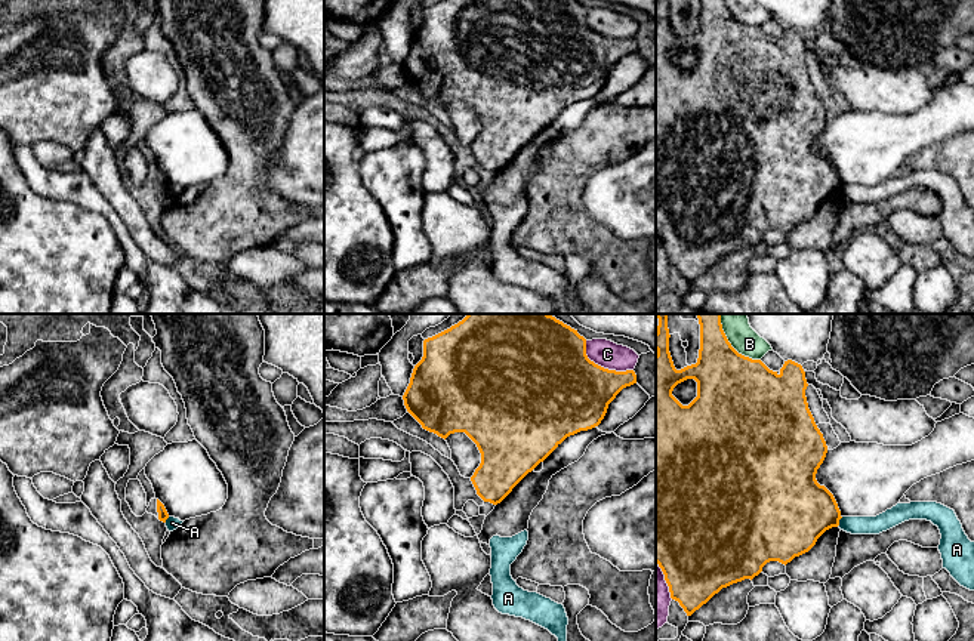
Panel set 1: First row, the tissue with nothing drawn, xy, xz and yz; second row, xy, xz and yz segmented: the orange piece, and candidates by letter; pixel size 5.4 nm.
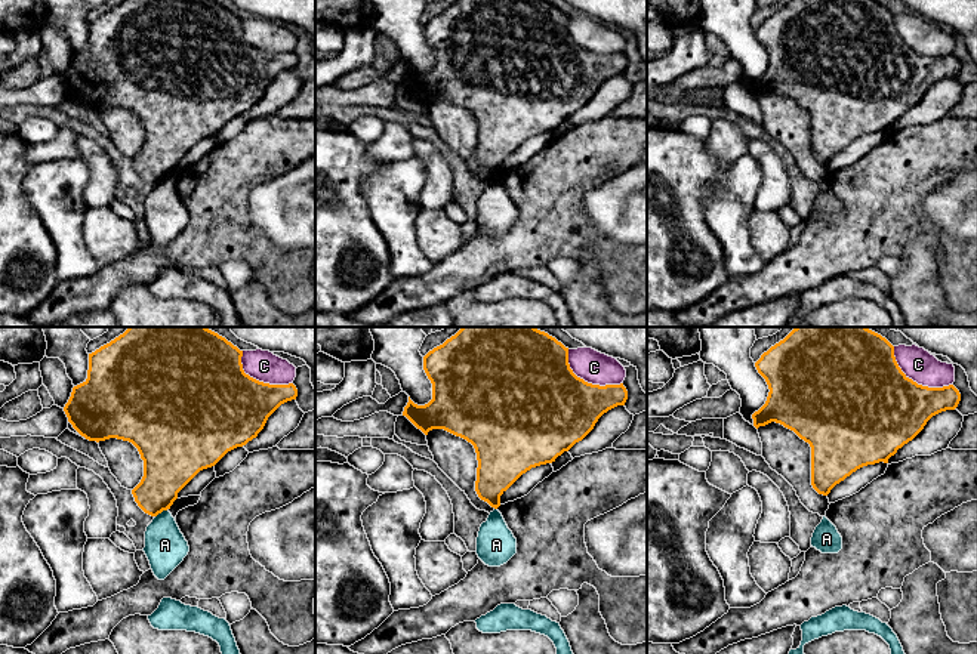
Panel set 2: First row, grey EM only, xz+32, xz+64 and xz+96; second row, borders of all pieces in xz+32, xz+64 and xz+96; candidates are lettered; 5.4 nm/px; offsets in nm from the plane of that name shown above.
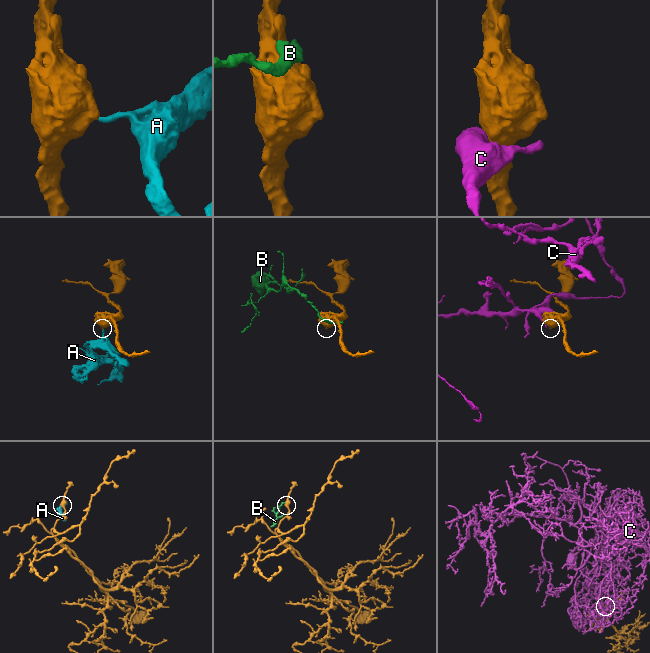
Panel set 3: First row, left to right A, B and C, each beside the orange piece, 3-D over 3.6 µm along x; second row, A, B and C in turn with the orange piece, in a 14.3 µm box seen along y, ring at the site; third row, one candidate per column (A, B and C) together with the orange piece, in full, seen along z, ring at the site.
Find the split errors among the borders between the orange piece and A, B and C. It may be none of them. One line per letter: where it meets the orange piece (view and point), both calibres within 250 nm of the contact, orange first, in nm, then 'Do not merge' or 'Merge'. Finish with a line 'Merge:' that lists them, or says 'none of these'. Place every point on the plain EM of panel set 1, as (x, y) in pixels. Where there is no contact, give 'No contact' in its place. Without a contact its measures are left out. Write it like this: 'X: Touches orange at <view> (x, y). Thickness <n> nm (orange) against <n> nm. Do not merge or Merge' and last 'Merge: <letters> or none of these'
A: Touches orange at yz (838, 190). Thickness 400 nm (orange) against 100 nm. Do not merge
B: Touches orange at yz (737, 21). Thickness 460 nm (orange) against 140 nm. Do not merge
C: Touches orange at xz (603, 36). Thickness 460 nm (orange) against 150 nm. Do not merge
Merge: none of these

